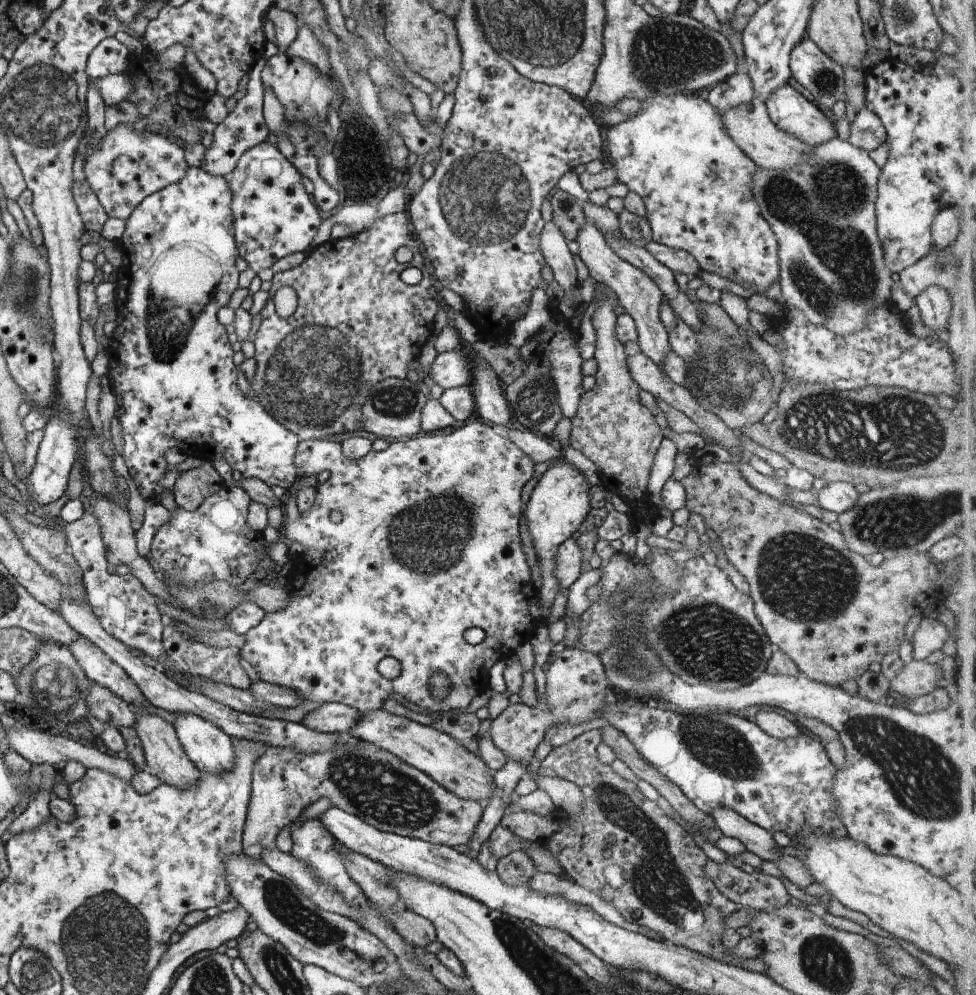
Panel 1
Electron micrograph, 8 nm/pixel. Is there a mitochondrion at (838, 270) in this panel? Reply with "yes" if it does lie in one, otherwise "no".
yes

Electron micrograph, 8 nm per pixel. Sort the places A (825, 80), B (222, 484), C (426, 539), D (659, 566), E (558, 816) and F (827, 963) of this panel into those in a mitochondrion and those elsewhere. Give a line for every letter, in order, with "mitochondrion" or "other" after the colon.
A: mitochondrion
B: other
C: mitochondrion
D: other
E: other
F: mitochondrion

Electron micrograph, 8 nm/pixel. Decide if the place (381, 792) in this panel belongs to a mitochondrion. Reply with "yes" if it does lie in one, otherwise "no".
yes

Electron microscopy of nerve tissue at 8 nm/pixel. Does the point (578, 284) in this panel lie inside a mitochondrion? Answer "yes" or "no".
no

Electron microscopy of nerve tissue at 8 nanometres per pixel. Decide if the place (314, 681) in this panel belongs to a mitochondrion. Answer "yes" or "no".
no

